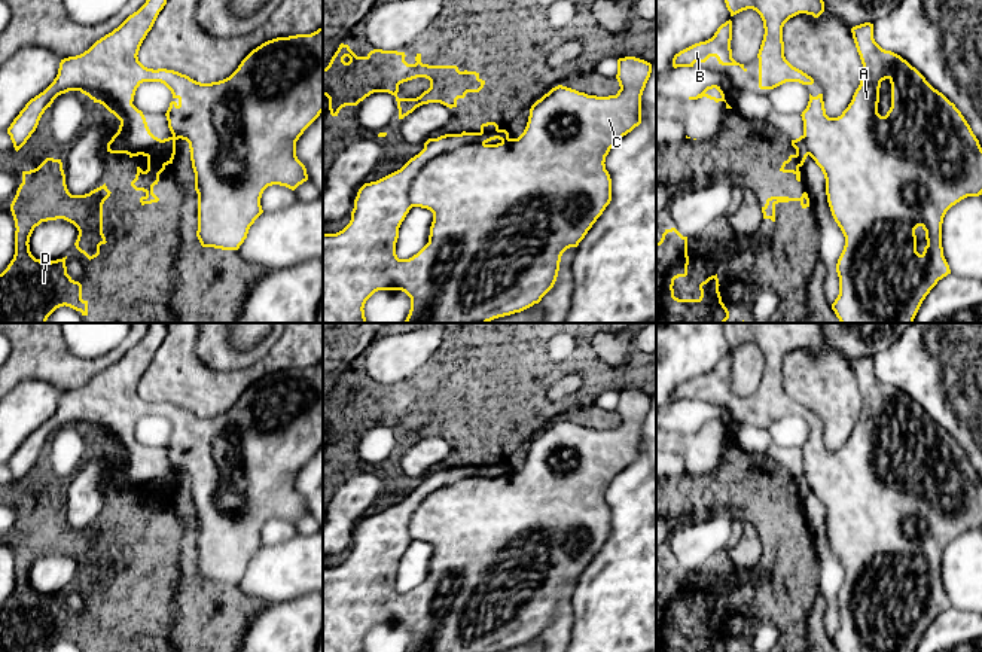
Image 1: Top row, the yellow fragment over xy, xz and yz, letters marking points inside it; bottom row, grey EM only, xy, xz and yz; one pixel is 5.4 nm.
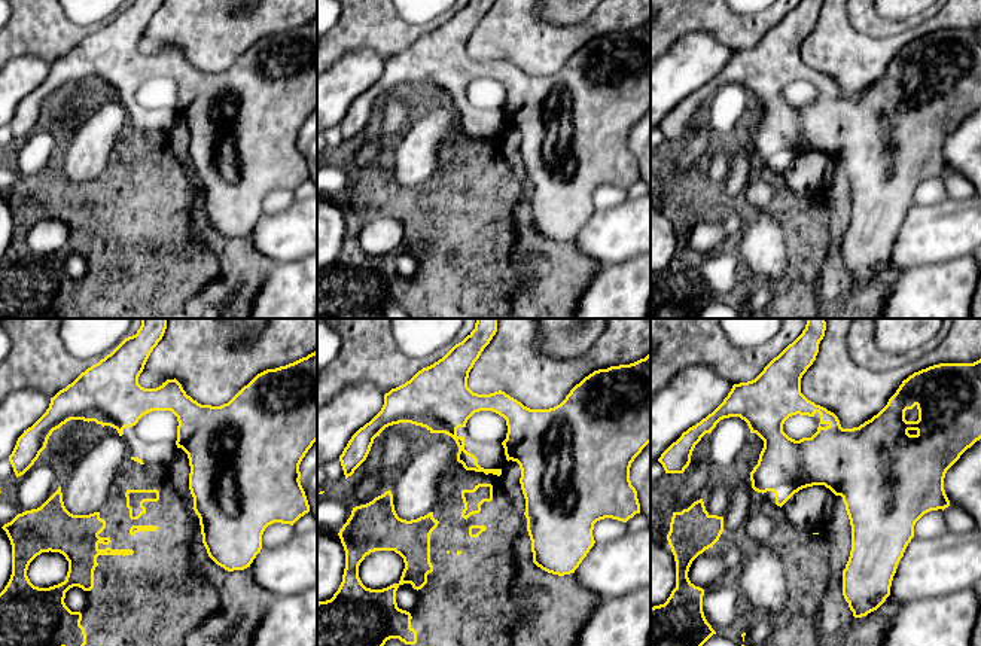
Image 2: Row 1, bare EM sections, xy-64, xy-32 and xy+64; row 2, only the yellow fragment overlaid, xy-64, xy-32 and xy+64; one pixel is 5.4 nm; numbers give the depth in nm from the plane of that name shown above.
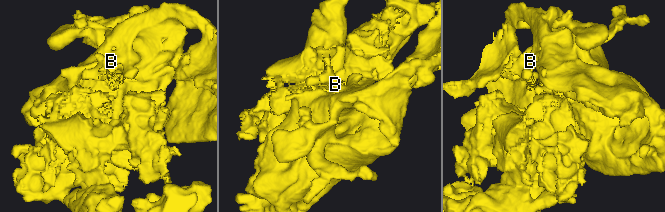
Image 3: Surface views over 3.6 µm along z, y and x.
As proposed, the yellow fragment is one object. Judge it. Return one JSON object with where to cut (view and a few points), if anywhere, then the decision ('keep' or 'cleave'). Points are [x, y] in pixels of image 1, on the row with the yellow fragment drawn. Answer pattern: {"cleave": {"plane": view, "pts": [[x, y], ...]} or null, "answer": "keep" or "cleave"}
{"cleave": {"plane": "xy", "pts": [[148, 157], [153, 157], [164, 165]]}, "answer": "cleave"}

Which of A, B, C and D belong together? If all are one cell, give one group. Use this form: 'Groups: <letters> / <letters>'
Groups: A B C / D

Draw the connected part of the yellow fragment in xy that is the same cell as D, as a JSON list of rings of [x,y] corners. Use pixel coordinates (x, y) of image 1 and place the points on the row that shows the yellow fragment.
[[[46,158],[37,168],[22,171],[22,183],[10,204],[10,211],[15,220],[15,255],[7,268],[0,274],[0,323],[46,323],[48,317],[60,307],[70,307],[88,316],[88,301],[82,299],[82,284],[74,281],[67,274],[65,258],[43,262],[36,259],[30,252],[30,237],[36,226],[42,222],[64,219],[73,223],[77,231],[76,249],[83,253],[89,261],[100,255],[100,246],[106,244],[103,234],[103,204],[110,196],[106,183],[89,194],[71,195],[65,185],[65,174],[61,159]]]

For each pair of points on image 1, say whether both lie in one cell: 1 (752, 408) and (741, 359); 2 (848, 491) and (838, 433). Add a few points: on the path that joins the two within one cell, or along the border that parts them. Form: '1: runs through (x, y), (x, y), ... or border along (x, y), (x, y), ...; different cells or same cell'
1: runs through (752, 396), (750, 371); same cell
2: border along (860, 417), (839, 448), (825, 447); different cells

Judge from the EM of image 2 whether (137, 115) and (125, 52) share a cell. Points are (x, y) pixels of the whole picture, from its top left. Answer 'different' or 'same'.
same

